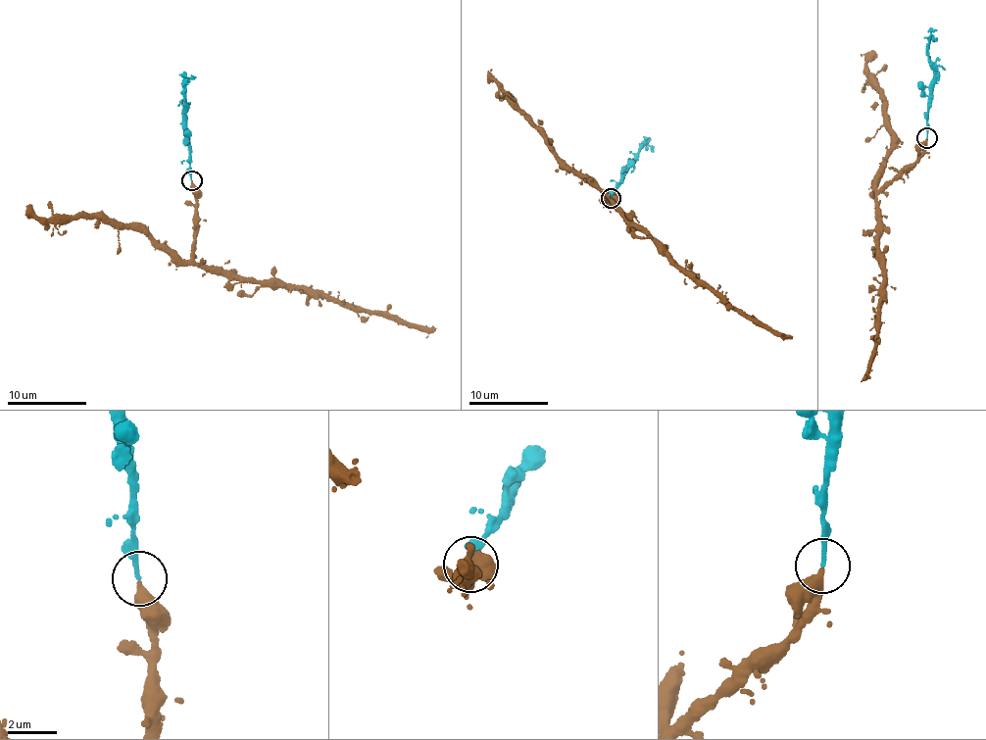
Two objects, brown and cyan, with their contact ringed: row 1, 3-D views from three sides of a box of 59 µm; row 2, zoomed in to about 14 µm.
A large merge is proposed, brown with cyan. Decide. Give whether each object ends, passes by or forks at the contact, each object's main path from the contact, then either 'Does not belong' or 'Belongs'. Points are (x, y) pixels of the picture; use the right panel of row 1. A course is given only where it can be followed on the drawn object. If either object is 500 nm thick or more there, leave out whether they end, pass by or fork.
At the ring brown passes by. At the ring cyan ends. Course of brown: (927, 138), (921, 157), (876, 197), (875, 246), (884, 281), (878, 287), (878, 341), (863, 379). Course of cyan: (927, 138), (929, 90), (934, 80), (927, 41), (937, 40). Belongs

